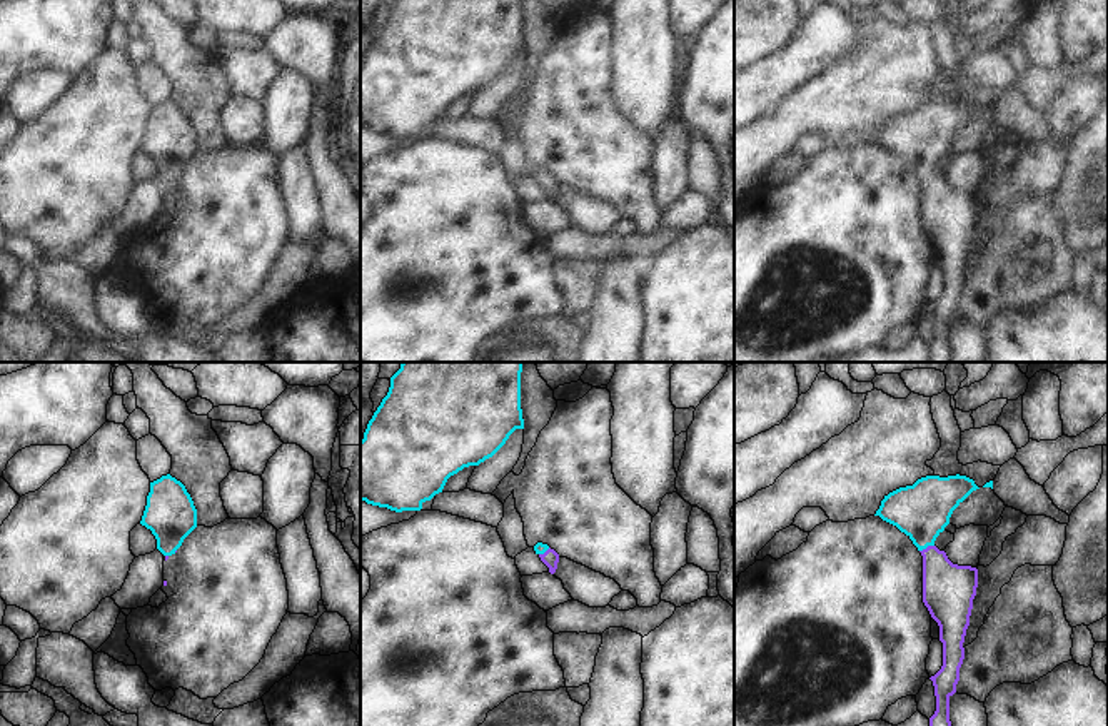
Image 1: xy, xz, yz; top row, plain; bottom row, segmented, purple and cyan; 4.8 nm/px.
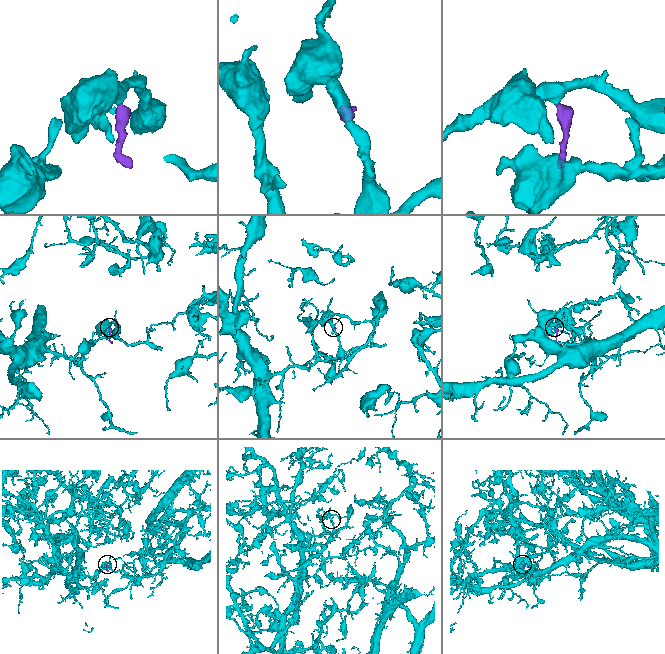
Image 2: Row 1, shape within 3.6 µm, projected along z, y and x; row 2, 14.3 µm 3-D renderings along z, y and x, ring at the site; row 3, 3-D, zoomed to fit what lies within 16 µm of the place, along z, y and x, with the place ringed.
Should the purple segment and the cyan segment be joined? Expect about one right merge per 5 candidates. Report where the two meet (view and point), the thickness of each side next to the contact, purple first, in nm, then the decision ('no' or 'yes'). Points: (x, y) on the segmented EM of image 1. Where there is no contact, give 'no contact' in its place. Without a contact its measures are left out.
yz (928, 546) | 260/280 nm | yes

